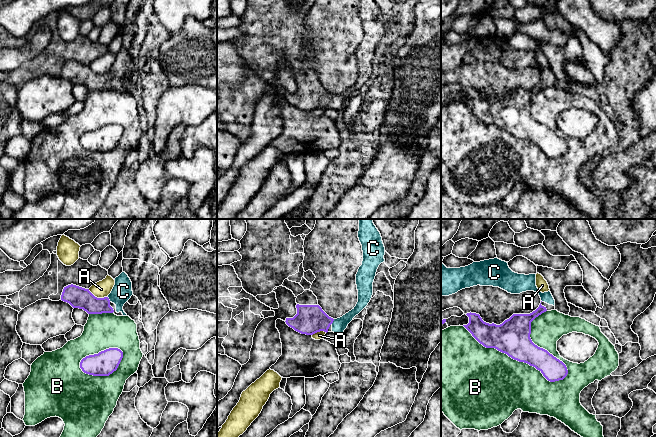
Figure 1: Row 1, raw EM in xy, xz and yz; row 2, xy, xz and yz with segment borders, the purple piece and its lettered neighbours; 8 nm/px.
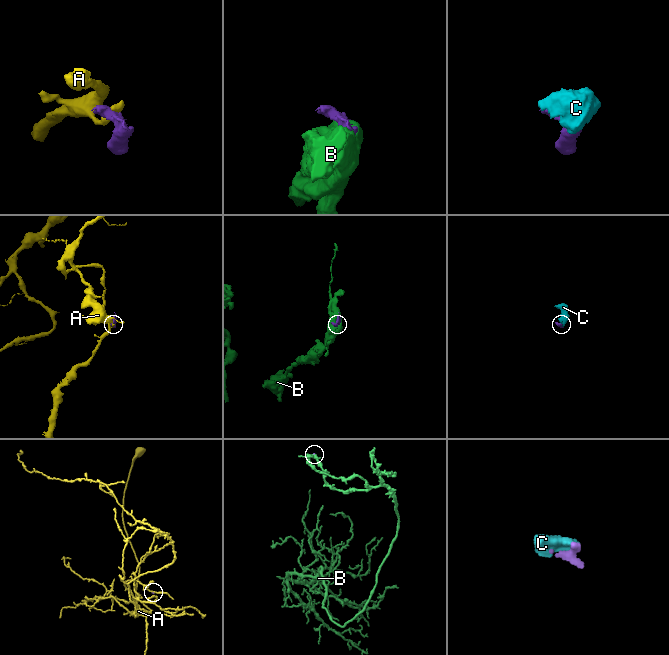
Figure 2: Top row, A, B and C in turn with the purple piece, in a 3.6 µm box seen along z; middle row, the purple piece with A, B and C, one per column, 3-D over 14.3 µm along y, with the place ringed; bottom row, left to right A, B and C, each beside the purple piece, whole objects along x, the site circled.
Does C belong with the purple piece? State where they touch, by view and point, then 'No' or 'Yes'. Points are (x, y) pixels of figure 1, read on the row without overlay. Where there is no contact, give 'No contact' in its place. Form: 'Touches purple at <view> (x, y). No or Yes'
Touches purple at xy (108, 75). Yes

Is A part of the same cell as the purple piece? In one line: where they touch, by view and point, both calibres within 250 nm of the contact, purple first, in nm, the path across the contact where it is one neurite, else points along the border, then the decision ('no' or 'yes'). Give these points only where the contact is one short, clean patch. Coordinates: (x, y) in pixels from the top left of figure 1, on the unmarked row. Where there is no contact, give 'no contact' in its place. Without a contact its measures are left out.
xy (96, 73) | 170/140 nm | along xy (88, 65), (97, 73), (106, 73) | no

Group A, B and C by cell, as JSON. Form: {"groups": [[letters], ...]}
{"groups": [["A"], ["B"], ["C"]]}

